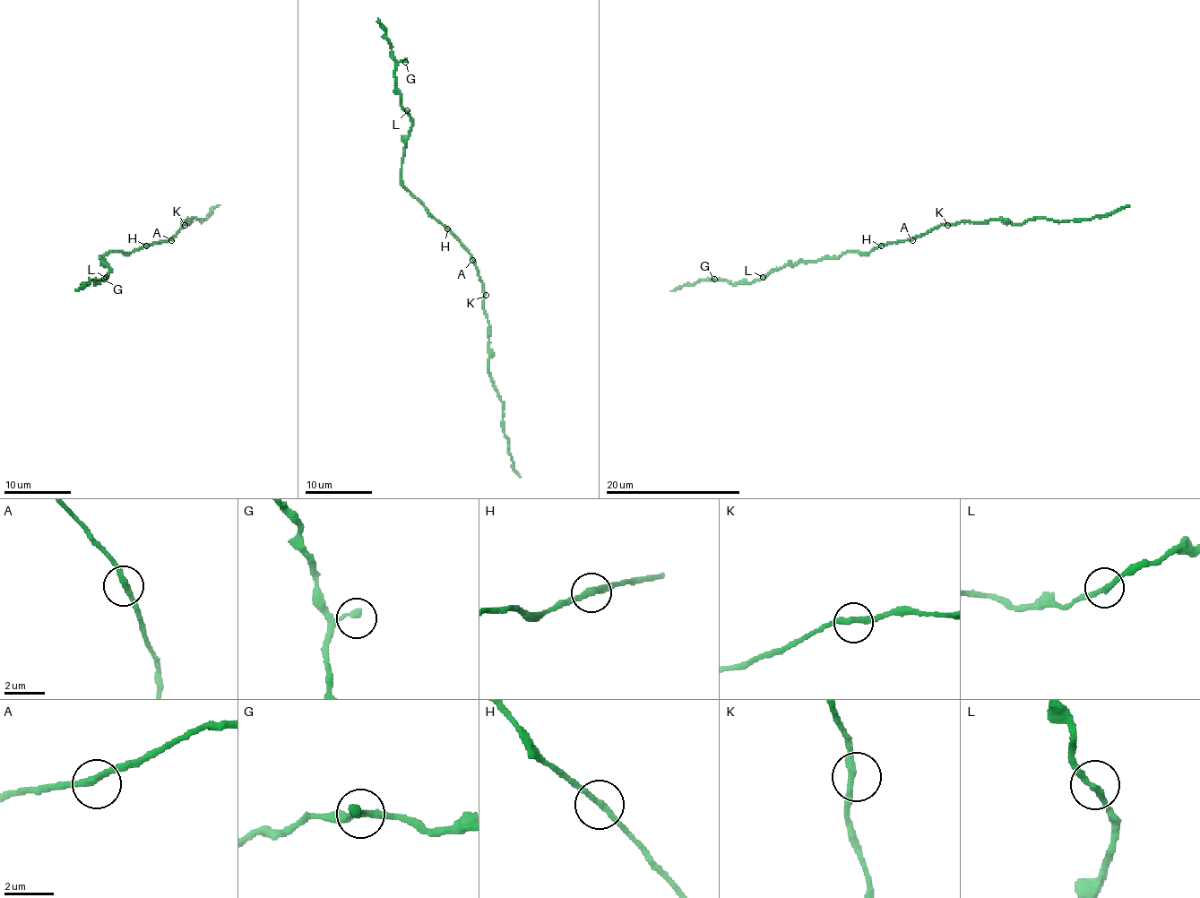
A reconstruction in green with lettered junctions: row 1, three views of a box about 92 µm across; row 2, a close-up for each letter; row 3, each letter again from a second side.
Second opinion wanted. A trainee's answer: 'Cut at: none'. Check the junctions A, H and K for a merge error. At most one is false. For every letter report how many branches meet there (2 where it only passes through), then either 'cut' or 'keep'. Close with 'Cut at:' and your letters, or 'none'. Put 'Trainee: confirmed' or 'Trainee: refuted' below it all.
A: branches 2; keep
H: branches 2; keep
K: branches 2; keep
Cut at: none
Trainee: confirmed

